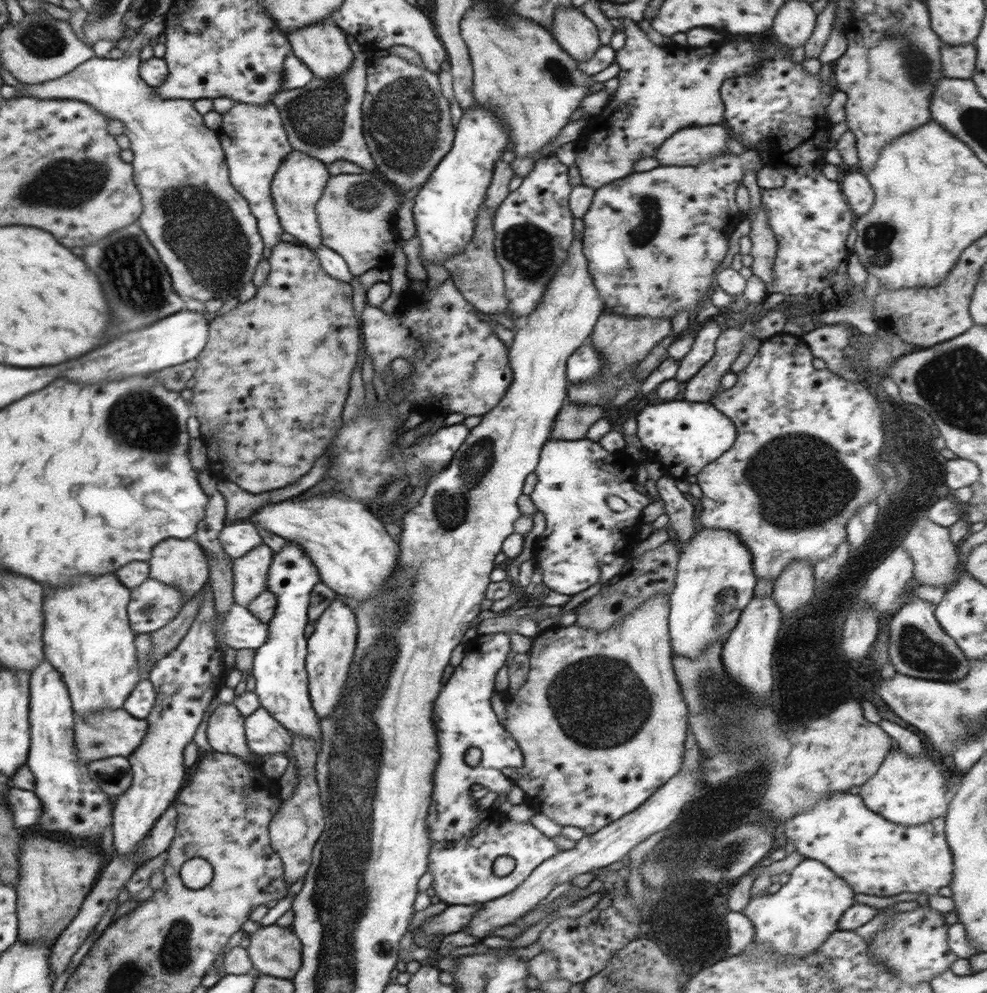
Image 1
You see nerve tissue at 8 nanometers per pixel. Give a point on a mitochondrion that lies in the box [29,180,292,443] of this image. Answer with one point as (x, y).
(199, 225)

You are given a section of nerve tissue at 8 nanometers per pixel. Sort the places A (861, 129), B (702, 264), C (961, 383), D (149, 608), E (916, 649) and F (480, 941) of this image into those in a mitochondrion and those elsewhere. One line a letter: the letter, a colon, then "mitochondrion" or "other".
A: other
B: other
C: mitochondrion
D: mitochondrion
E: mitochondrion
F: other

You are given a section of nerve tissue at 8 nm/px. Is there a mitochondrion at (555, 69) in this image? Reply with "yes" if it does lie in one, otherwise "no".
yes

